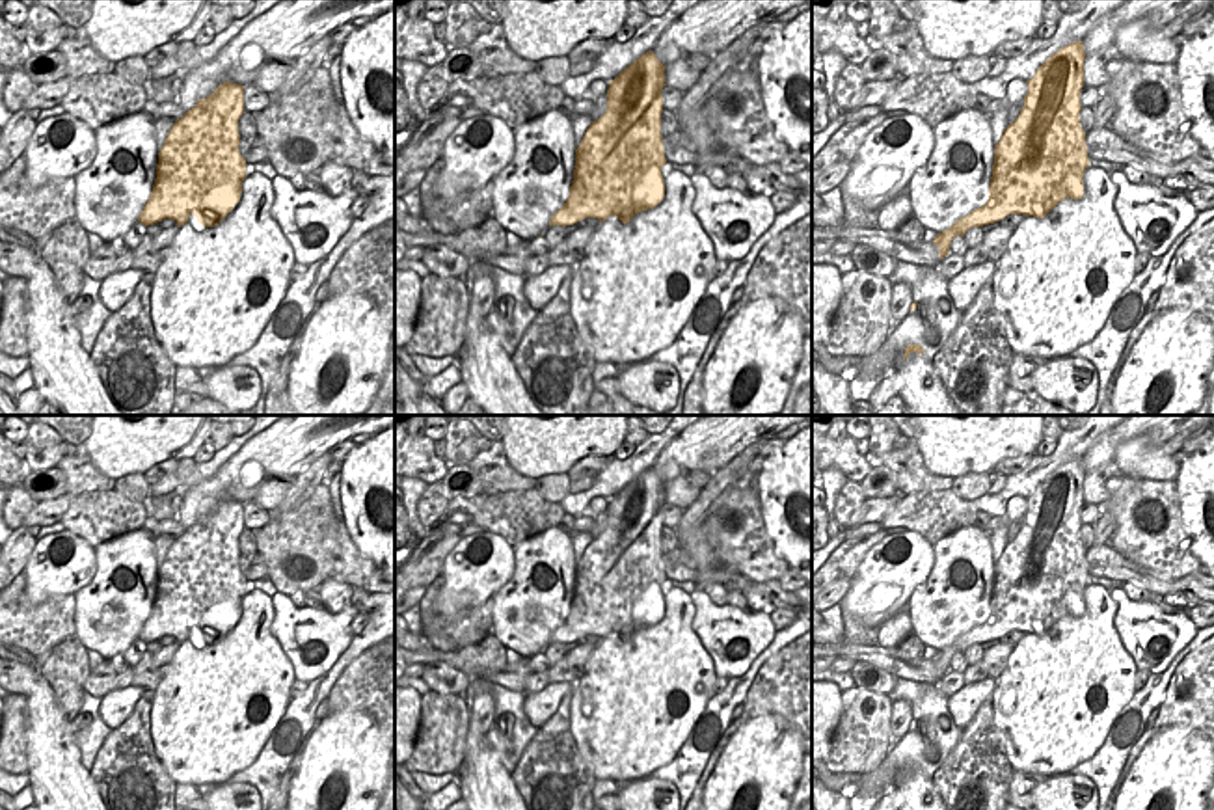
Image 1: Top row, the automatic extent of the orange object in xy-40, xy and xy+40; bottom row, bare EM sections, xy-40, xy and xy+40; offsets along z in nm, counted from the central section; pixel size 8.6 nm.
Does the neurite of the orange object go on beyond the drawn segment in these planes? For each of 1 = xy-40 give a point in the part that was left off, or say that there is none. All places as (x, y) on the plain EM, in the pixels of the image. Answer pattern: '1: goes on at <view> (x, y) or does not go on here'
1: does not go on here

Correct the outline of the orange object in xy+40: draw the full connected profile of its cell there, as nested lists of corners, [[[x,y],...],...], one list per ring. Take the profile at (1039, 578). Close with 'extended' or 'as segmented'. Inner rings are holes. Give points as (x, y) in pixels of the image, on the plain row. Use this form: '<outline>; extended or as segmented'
[[[1074,458],[1052,471],[1026,499],[1024,523],[994,564],[989,618],[935,654],[933,661],[938,663],[940,676],[950,670],[951,657],[970,644],[989,642],[1009,631],[1045,635],[1065,614],[1082,616],[1082,594],[1089,583],[1086,549],[1080,542],[1084,479],[1084,462]]]; as segmented

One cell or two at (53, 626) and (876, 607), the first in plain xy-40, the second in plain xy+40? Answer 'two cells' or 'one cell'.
two cells

